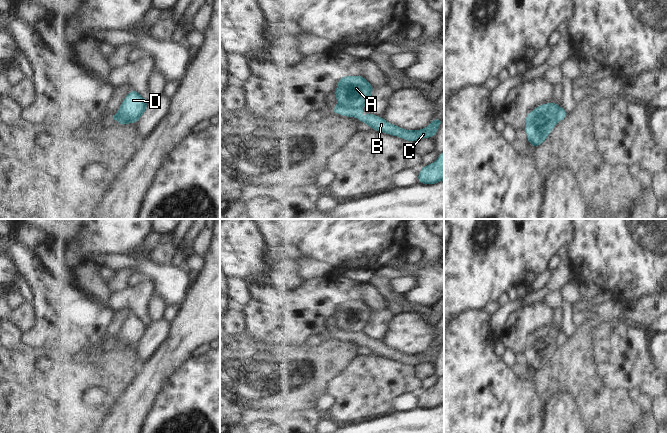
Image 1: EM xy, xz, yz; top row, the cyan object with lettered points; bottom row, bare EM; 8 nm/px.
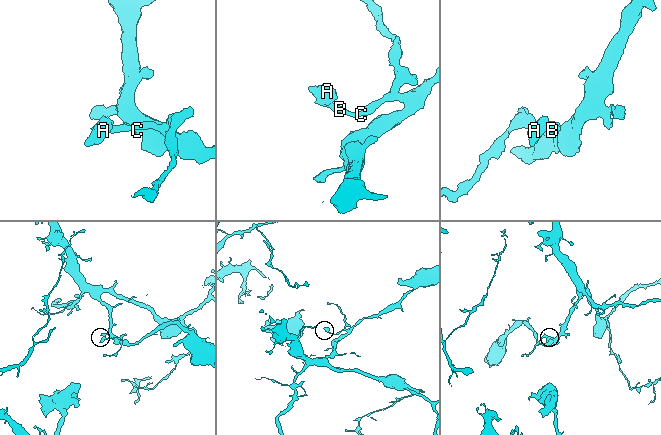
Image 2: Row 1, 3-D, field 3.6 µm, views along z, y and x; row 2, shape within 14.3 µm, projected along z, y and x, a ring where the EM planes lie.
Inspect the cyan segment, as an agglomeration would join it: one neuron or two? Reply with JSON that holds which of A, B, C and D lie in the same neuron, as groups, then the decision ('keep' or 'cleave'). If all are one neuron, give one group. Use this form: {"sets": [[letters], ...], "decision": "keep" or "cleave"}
{"sets": [["A", "D"], ["B", "C"]], "decision": "cleave"}

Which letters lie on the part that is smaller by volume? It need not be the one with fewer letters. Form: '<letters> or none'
A, D

